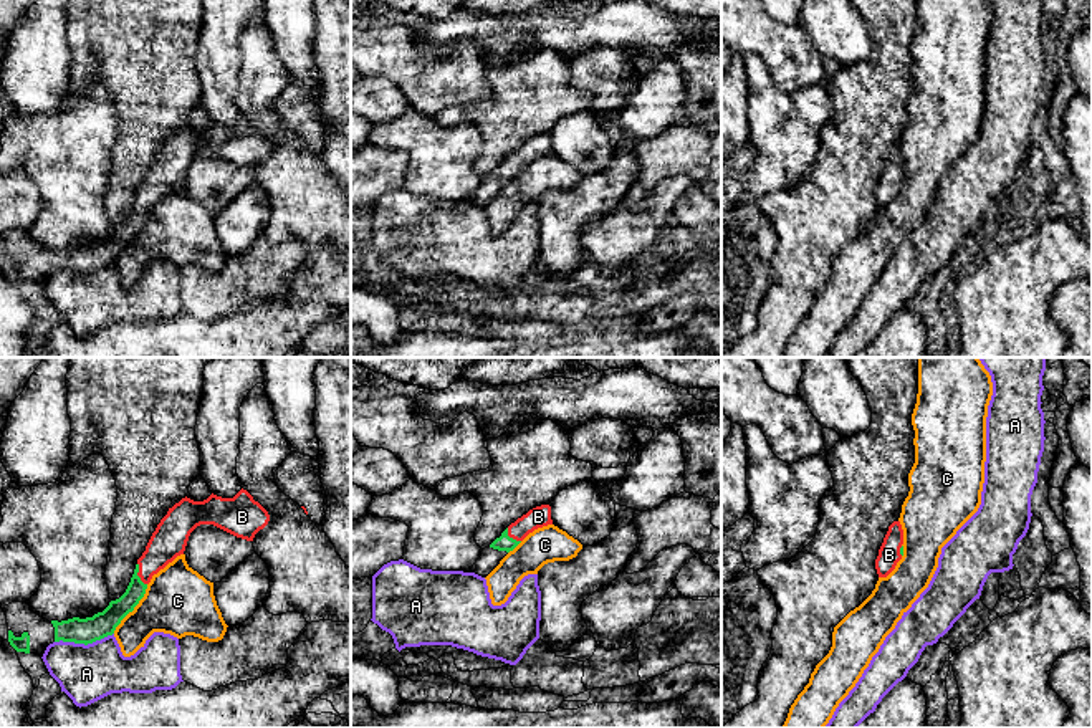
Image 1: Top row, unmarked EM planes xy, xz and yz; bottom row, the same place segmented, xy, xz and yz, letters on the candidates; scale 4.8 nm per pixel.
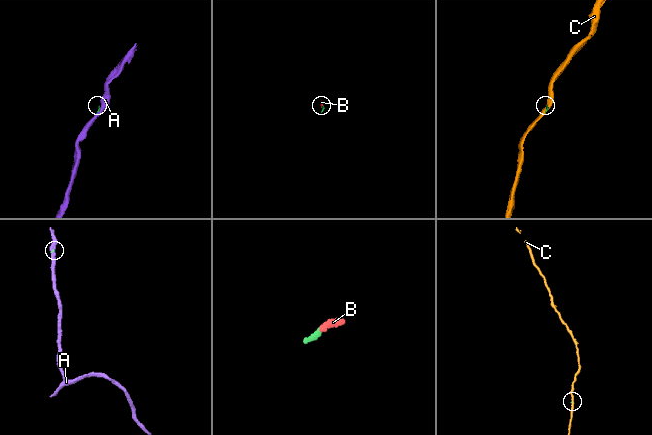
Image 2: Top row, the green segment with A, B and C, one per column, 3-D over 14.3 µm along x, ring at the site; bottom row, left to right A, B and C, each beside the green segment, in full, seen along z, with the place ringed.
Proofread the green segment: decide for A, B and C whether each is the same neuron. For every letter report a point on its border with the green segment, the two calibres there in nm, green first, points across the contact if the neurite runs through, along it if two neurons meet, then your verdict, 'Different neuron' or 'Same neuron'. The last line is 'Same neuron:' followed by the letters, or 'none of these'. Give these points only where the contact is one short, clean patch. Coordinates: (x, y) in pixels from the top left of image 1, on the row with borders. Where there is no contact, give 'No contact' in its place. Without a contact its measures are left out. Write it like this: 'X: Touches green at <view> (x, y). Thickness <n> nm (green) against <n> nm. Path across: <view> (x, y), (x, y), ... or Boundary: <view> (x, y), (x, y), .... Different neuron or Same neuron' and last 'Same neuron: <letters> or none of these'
A: Touches green at xy (83, 642). Thickness 130 nm (green) against 280 nm. Different neuron
B: Touches green at xy (136, 574). Thickness 100 nm (green) against 170 nm. Path across: xy (116, 611), (134, 593), (136, 574), (169, 540). Same neuron
C: Touches green at xy (133, 609). Thickness 130 nm (green) against 320 nm. Different neuron
Same neuron: B

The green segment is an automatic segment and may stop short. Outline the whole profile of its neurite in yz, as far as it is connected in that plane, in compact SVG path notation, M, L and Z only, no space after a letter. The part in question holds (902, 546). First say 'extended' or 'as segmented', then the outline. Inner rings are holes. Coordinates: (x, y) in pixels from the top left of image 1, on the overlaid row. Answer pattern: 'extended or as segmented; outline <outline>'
extended; outline M893 521L888 526L888 531L884 538L884 543L879 549L879 556L875 559L875 569L879 577L887 577L897 566L897 563L903 556L903 529L900 521Z

